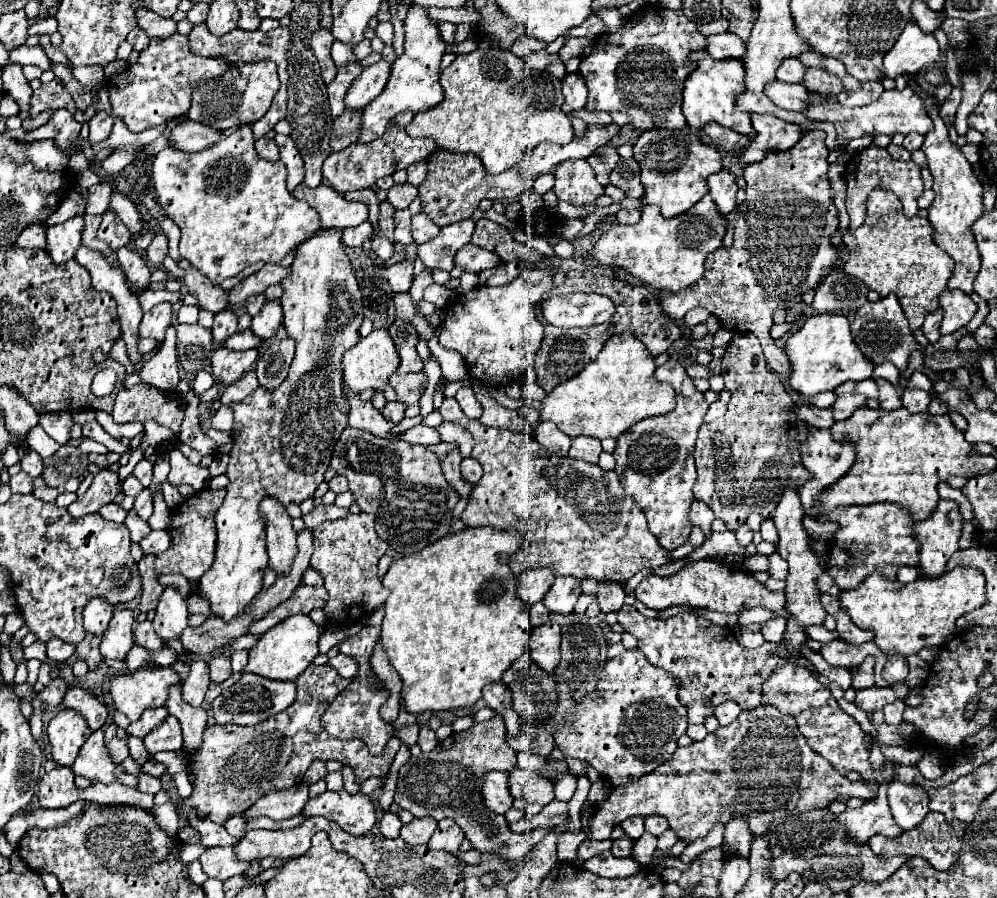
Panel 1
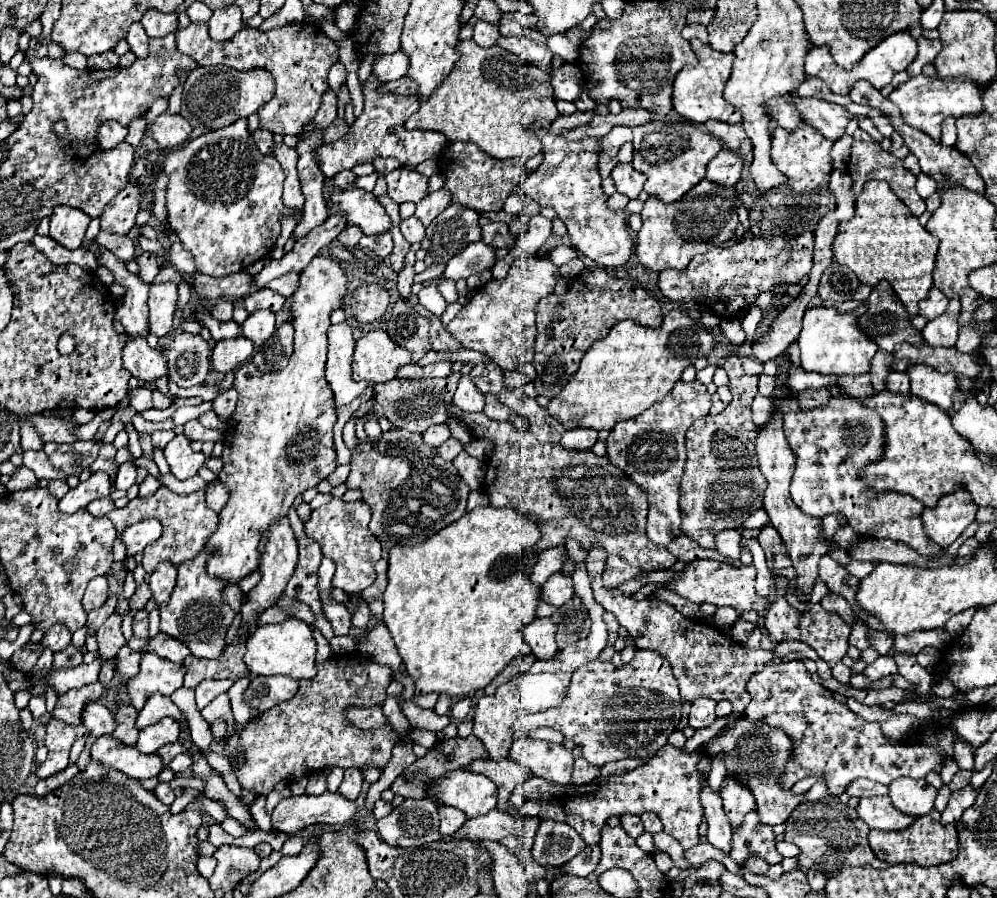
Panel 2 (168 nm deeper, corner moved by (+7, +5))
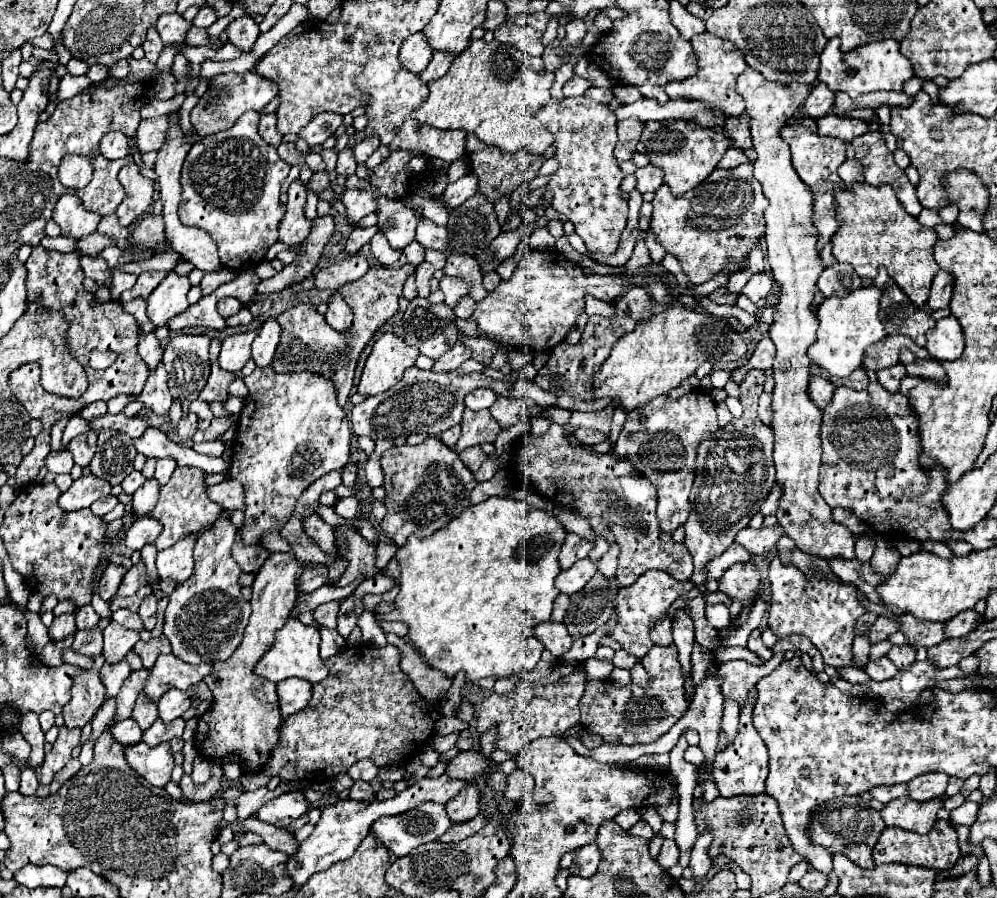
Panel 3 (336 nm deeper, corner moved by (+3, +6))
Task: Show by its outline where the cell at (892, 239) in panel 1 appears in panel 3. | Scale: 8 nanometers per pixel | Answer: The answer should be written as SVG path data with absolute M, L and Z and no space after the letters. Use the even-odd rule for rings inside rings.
M858 183L852 185L852 191L836 189L836 219L840 223L838 231L832 235L832 255L836 261L850 263L862 279L874 279L878 267L886 267L888 275L918 309L926 305L930 283L940 271L932 255L938 233L920 225L916 217L910 217L890 185L874 187Z

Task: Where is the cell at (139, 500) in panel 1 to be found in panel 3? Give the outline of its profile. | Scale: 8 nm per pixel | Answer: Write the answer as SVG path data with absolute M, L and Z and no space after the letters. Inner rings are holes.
M158 459L156 461L156 473L154 473L154 479L160 483L160 485L166 485L166 481L170 479L174 471L174 465L168 461L168 459Z

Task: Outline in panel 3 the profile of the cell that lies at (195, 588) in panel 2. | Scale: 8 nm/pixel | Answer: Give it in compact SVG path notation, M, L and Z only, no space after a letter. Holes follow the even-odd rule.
M220 519L210 529L206 529L194 545L194 563L196 565L194 565L192 577L186 583L178 585L174 589L174 593L170 595L170 603L166 607L164 635L170 639L174 655L186 663L224 661L234 653L234 649L242 641L242 633L244 633L244 627L248 625L248 617L250 617L250 603L240 593L238 577L240 577L242 569L232 559L232 553L230 553L234 539L236 539L236 527L232 525L230 519Z

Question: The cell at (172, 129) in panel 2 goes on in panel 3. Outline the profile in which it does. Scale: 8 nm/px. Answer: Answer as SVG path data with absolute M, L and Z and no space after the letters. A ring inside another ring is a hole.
M160 115L156 119L142 121L136 131L136 145L140 153L158 151L168 141L168 129L170 129L168 115Z

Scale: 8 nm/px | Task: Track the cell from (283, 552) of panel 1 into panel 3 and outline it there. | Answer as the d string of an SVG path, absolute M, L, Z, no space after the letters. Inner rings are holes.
M270 553L266 565L262 565L252 585L252 615L242 637L242 645L238 645L230 659L214 661L212 673L204 679L214 695L214 701L198 721L196 749L208 759L220 761L232 755L250 771L258 771L268 761L270 749L278 743L278 727L282 723L282 717L278 713L276 685L264 677L258 677L254 673L254 665L258 657L262 657L272 645L274 631L286 623L290 609L294 607L298 595L294 579L298 569L300 563L290 553Z

